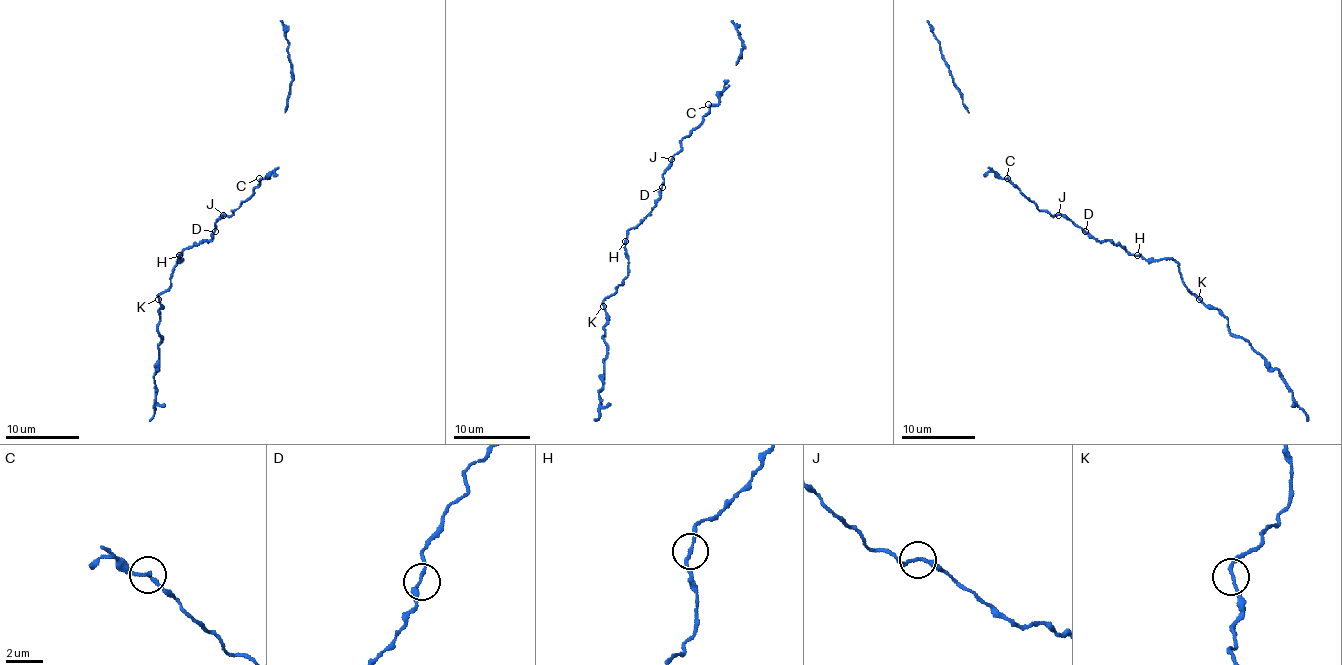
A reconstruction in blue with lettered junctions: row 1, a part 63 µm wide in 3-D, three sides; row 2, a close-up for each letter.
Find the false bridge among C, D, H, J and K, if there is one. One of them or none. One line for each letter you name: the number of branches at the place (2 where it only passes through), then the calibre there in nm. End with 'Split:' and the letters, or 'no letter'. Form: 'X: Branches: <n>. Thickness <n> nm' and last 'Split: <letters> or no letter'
Split: no letter

